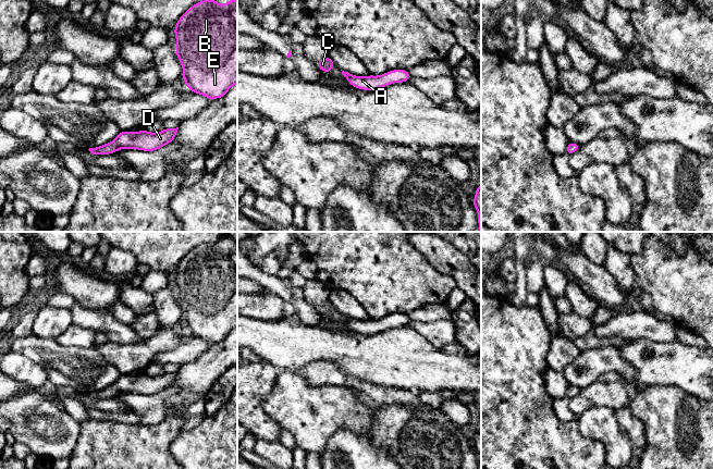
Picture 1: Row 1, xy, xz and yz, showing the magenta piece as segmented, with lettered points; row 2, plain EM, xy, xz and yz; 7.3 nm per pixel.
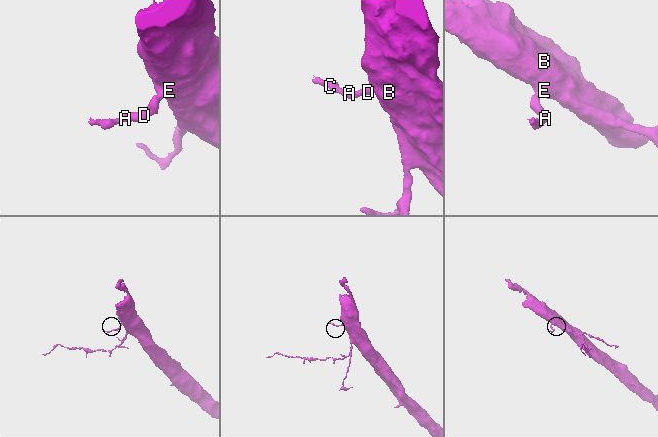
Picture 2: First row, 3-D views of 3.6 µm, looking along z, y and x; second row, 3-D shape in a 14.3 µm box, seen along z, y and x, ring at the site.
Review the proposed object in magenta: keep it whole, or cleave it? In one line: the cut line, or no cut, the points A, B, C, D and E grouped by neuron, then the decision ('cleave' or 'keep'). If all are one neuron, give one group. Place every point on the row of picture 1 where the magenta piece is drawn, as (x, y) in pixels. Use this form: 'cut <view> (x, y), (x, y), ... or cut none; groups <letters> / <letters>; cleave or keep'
cut none; groups A B C D E; keep

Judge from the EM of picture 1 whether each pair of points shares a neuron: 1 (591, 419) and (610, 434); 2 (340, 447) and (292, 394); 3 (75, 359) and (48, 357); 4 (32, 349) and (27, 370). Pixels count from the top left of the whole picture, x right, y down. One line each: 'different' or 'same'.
1: same
2: different
3: same
4: different

